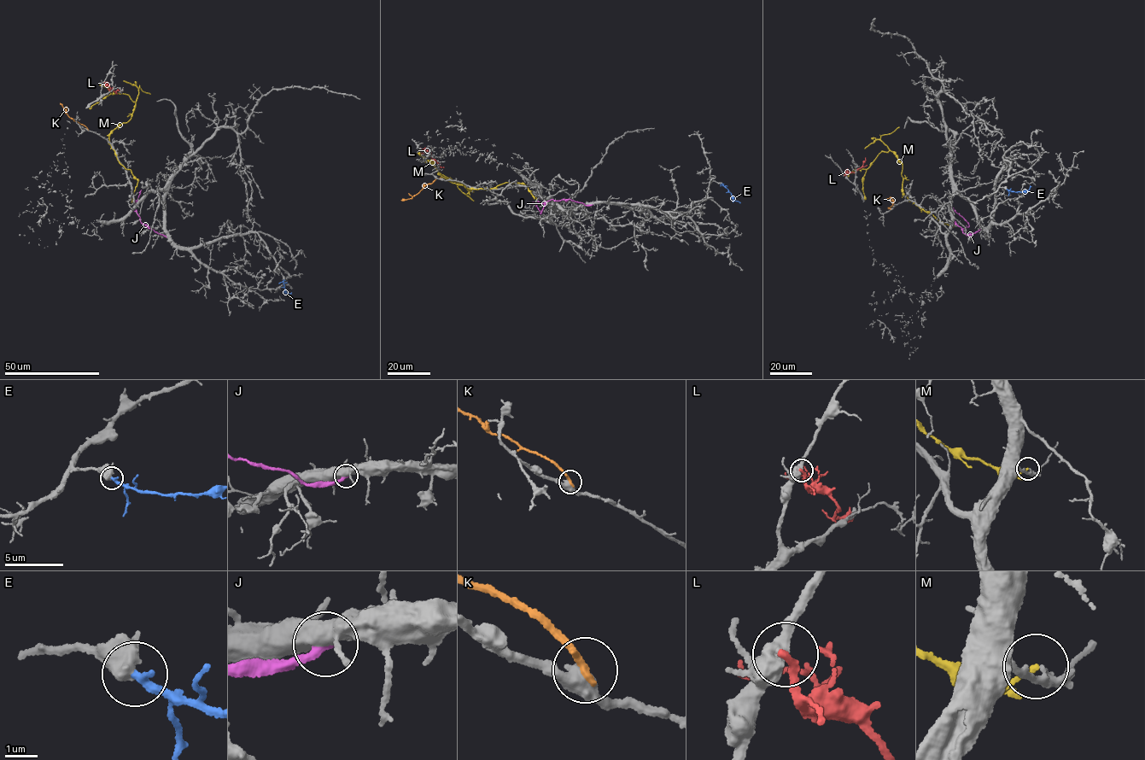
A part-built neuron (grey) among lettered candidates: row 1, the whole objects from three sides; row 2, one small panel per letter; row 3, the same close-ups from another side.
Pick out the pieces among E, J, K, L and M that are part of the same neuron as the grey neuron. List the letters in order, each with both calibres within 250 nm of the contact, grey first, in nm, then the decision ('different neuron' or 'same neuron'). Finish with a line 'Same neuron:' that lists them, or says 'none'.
E: 440 nm thick on the grey side, 280 nm on the other; same neuron
J: 700 nm thick on the grey side, 300 nm on the other; different neuron
K: 480 nm thick on the grey side, 240 nm on the other; different neuron
L: 480 nm thick on the grey side, 240 nm on the other; different neuron
M: 170 nm thick on the grey side, 130 nm on the other; different neuron
Same neuron: E

